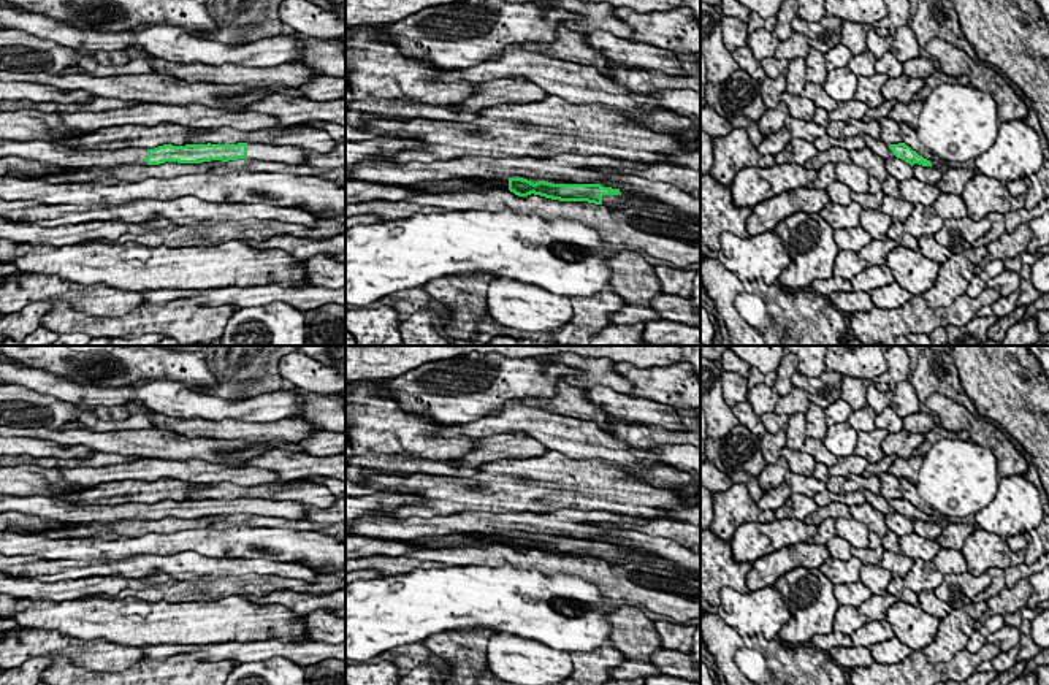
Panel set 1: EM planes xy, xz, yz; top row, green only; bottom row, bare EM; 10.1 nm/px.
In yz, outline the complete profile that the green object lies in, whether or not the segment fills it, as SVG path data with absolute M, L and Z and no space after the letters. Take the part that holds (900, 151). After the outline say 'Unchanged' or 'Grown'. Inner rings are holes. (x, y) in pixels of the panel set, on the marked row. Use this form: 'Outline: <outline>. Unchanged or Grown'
Outline: M898 143L898 144L889 144L889 149L892 151L892 154L897 159L905 160L906 163L910 163L911 166L914 163L919 163L922 166L932 166L932 162L924 159L922 155L919 155L916 151L913 151L910 146L906 146L905 143Z. Unchanged

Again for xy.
Outline: M0 140L0 157L16 155L36 160L41 165L63 168L109 168L125 163L160 165L165 162L203 163L211 160L250 159L261 162L279 162L290 165L306 163L306 149L290 144L163 144L154 149L124 147L124 149L70 149L49 141L13 141Z. Grown

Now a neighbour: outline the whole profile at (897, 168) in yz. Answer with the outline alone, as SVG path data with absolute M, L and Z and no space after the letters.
M902 159L884 160L886 171L897 181L914 178L913 166Z

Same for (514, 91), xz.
M523 76L501 78L482 84L474 84L474 94L460 108L460 122L472 122L477 114L496 105L528 105L540 103L550 94Z

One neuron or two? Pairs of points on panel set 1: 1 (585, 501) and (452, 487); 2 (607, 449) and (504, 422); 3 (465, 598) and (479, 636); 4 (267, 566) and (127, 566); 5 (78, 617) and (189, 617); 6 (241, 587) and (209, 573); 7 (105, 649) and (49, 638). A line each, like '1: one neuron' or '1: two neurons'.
1: one neuron
2: one neuron
3: two neurons
4: one neuron
5: one neuron
6: two neurons
7: one neuron

